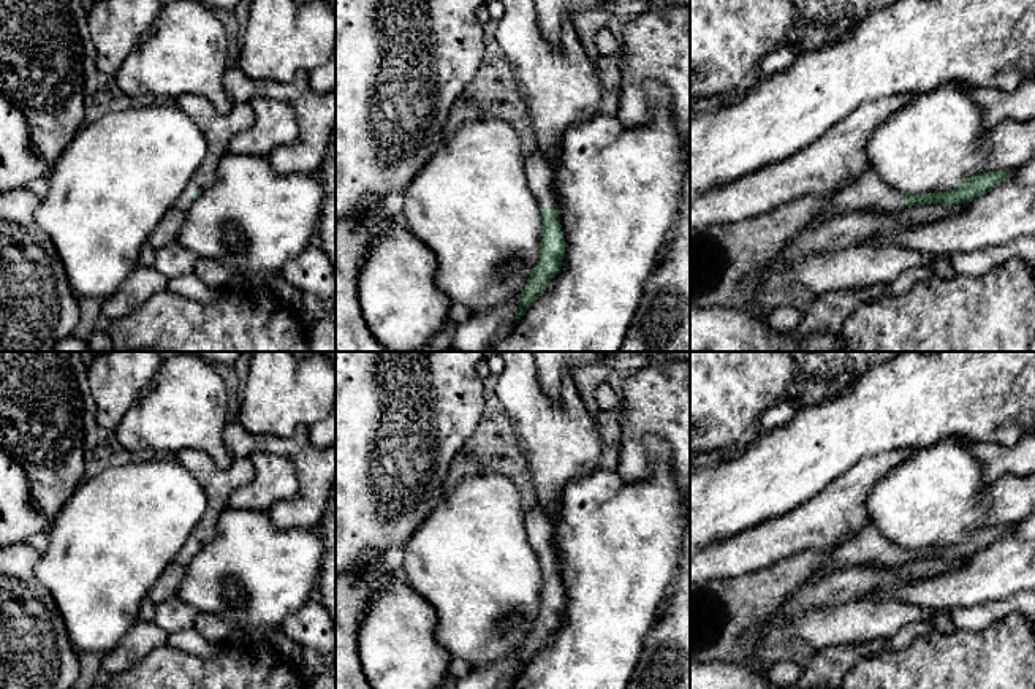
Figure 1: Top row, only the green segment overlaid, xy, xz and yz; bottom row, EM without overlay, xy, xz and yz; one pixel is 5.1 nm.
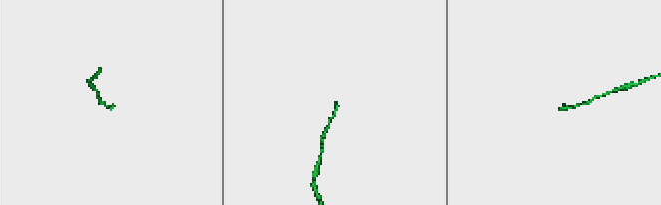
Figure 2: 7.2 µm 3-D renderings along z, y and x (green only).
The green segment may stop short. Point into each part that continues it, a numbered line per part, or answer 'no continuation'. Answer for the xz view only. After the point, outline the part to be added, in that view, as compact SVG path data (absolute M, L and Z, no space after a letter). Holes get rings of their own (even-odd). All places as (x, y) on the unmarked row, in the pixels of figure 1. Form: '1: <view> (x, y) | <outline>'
1: xz (537, 523) | M540 504L524 513L524 529L529 545L536 554L540 564L546 564L549 561L557 564L557 554L552 546L554 524L551 523L548 512Z

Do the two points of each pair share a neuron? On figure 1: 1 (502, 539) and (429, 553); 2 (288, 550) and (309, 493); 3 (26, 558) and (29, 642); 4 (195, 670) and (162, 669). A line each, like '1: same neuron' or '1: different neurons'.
1: same neuron
2: different neurons
3: same neuron
4: same neuron

